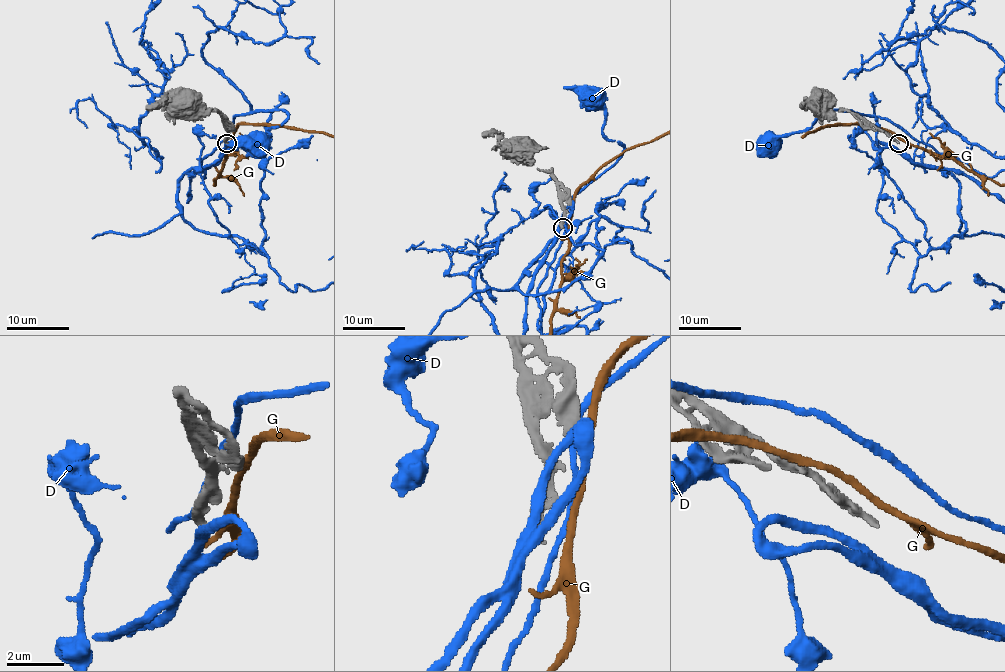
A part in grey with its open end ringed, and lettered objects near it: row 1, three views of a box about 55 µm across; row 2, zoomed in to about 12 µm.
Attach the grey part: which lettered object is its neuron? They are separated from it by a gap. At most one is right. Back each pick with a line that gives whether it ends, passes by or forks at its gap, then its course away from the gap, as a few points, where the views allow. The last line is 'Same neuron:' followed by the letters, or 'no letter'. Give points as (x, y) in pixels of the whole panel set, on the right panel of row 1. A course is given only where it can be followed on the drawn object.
Same neuron: no letter

